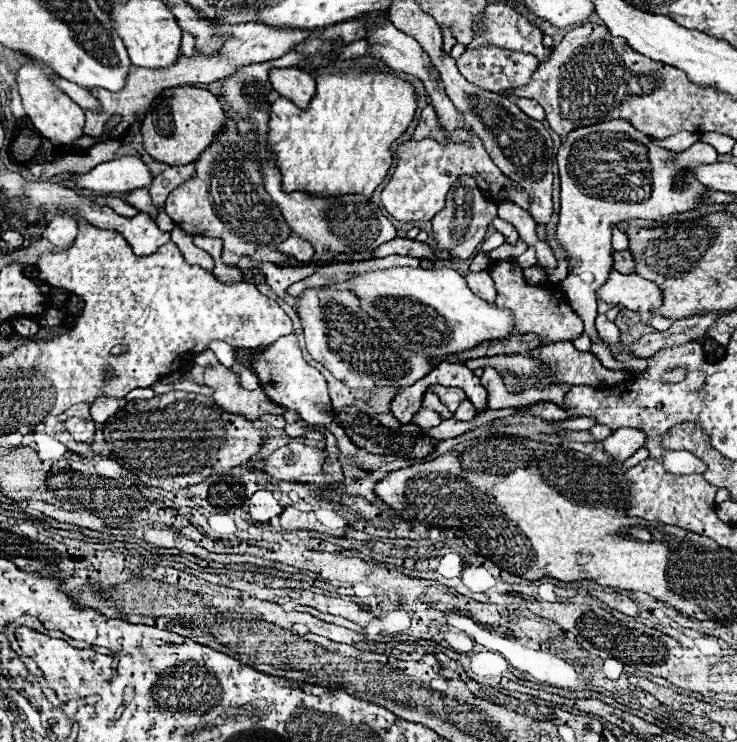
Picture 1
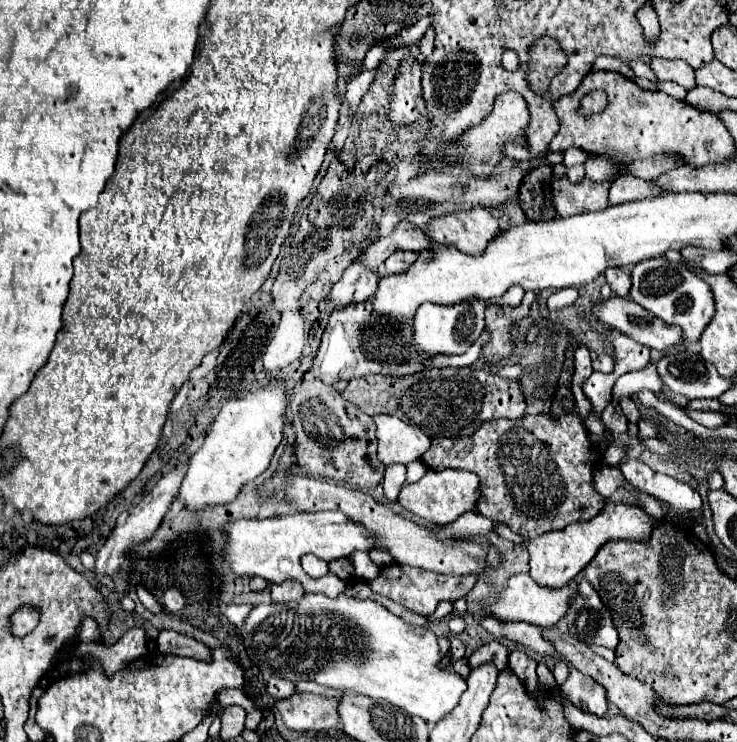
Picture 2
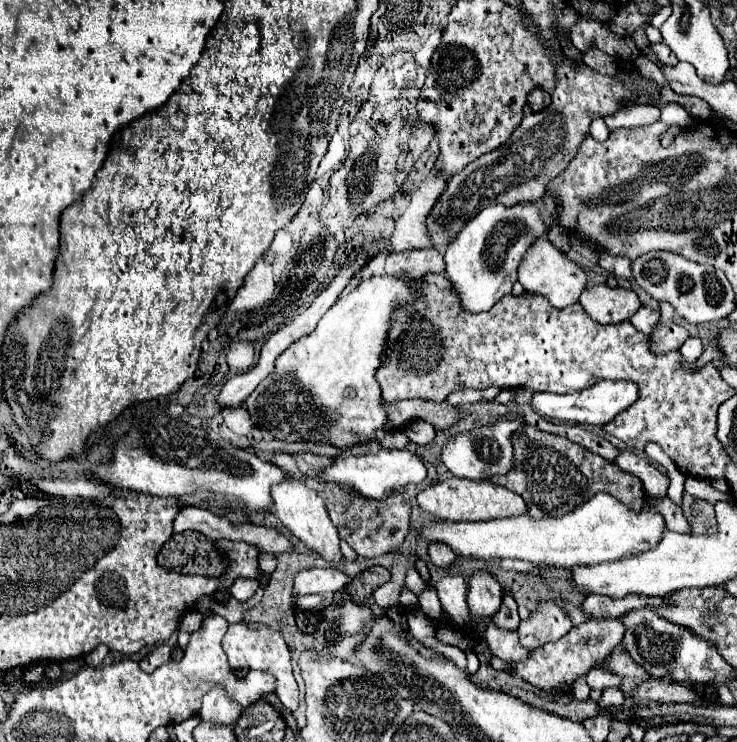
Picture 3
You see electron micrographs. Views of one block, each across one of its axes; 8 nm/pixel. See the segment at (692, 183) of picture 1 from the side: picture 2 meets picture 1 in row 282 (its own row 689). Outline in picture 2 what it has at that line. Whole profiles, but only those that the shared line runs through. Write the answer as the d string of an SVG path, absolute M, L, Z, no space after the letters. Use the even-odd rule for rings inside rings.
M570 670L568 680L560 686L560 690L566 694L566 698L580 710L594 714L594 716L604 716L606 712L606 692L600 684L596 684L592 678L578 670Z

